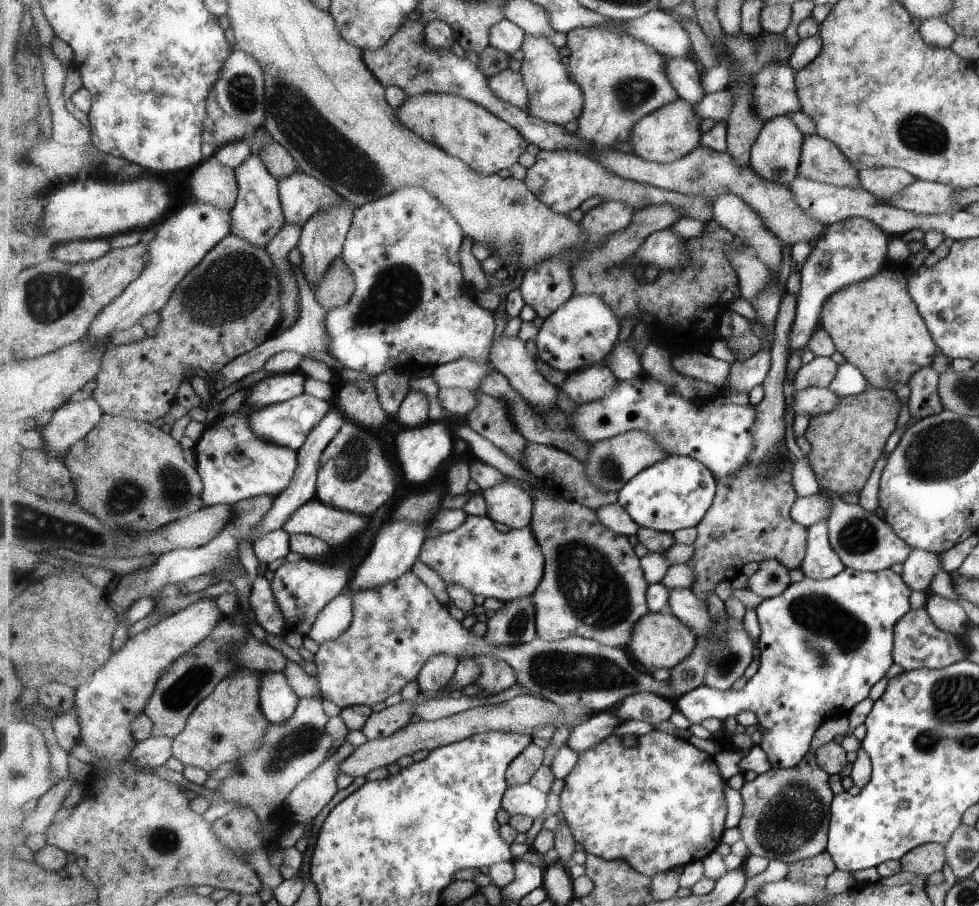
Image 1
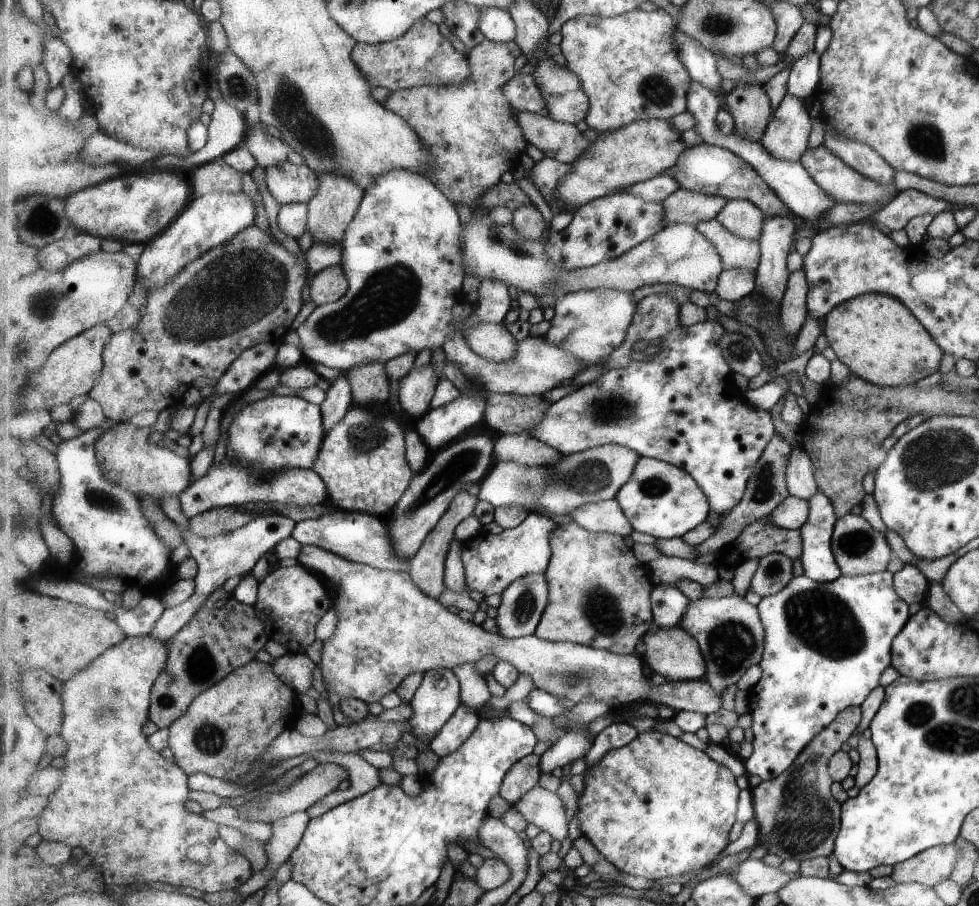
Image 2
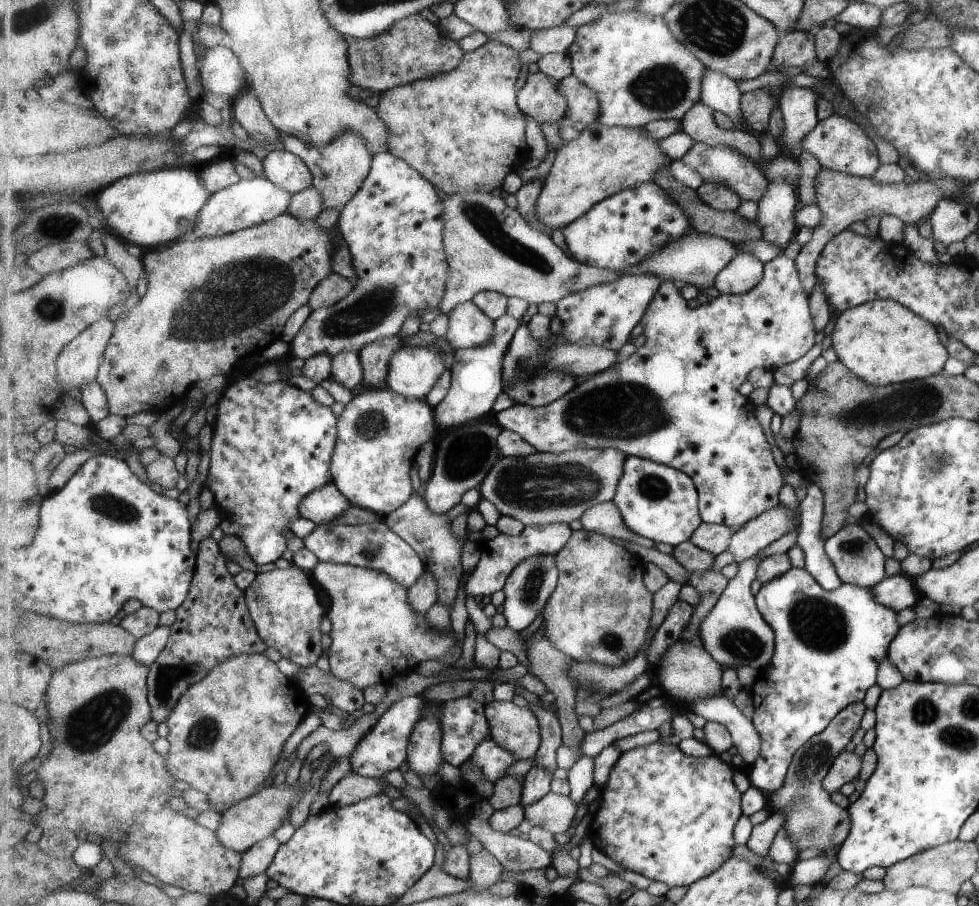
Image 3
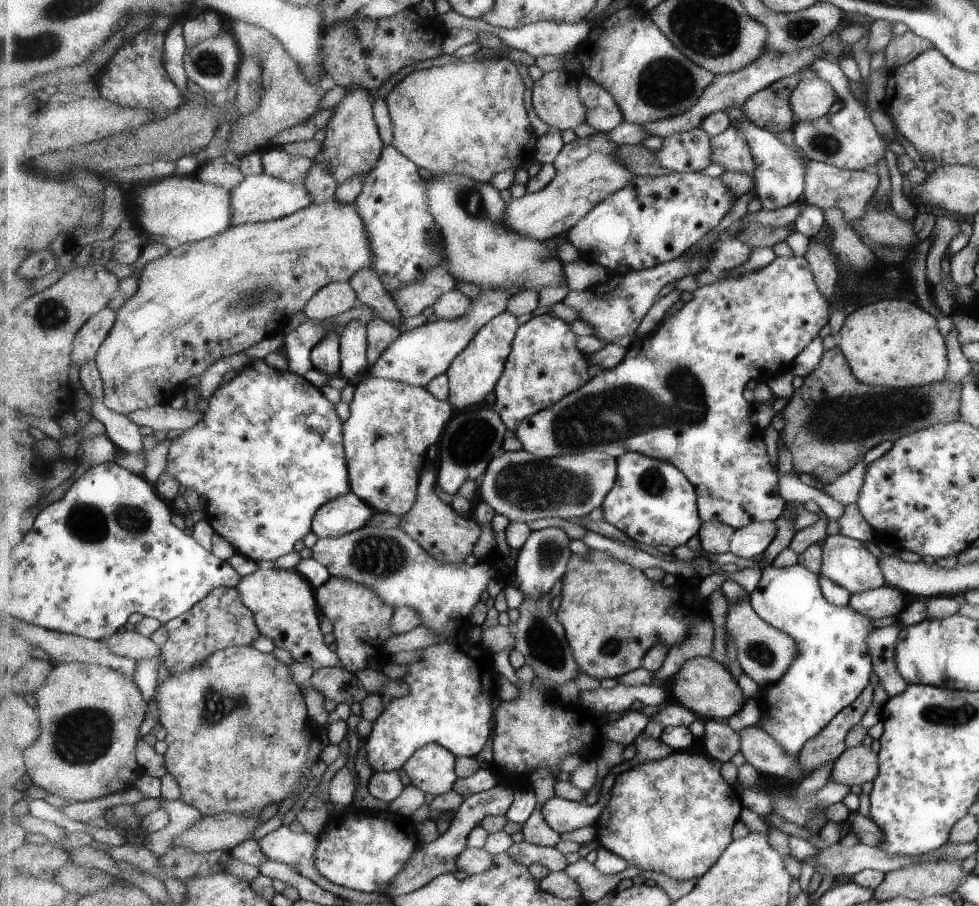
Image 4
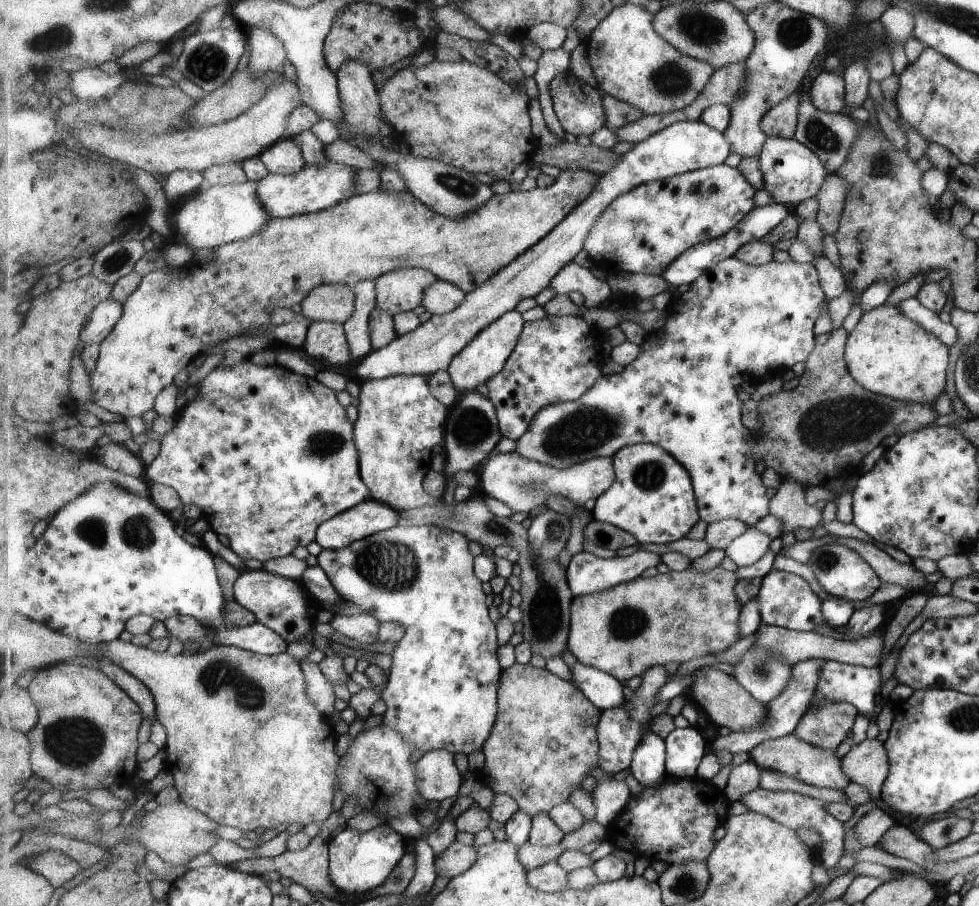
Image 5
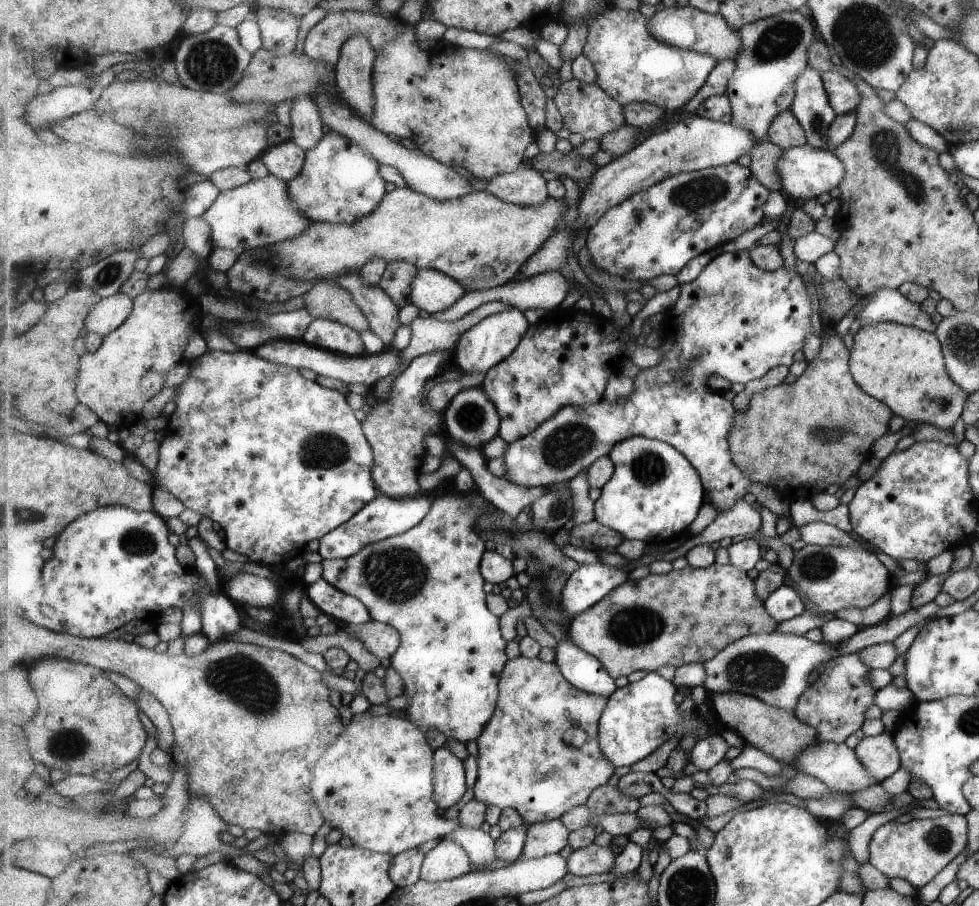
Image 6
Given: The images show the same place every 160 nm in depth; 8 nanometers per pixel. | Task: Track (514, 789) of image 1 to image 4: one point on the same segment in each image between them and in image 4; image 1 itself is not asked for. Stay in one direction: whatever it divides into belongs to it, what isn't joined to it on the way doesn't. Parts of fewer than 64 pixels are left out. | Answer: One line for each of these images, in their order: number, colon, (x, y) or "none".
2: (545, 809)
3: (556, 813)
4: (563, 815)

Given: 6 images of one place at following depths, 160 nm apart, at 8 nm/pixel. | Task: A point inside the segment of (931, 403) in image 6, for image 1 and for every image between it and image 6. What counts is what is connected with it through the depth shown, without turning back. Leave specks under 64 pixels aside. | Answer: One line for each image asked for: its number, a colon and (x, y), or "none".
1: (876, 327)
2: (874, 335)
3: (882, 342)
4: (893, 343)
5: (888, 354)

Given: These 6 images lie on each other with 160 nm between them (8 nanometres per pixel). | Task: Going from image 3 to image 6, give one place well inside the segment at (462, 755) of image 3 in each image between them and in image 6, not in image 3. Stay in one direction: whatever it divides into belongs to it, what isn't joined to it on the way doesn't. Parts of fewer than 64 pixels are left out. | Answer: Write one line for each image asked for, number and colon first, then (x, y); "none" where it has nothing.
4: (449, 704)
5: (442, 693)
6: (426, 582)

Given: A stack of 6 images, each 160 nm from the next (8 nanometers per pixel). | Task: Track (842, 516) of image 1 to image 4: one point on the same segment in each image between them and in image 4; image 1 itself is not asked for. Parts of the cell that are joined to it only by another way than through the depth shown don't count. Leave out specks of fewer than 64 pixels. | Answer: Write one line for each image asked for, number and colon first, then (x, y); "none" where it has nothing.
2: (858, 550)
3: (857, 560)
4: (845, 561)

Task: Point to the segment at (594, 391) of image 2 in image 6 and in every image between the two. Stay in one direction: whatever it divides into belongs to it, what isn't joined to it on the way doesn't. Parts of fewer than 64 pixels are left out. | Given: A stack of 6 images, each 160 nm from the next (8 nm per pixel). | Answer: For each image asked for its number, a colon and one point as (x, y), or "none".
3: (675, 400)
4: (678, 397)
5: (682, 392)
6: (736, 320)

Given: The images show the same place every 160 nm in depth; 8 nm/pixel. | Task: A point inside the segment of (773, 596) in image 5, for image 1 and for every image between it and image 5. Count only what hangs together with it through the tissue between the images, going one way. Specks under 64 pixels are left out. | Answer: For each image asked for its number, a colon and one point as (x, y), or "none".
1: (824, 643)
2: (826, 645)
3: (829, 643)
4: (833, 666)

